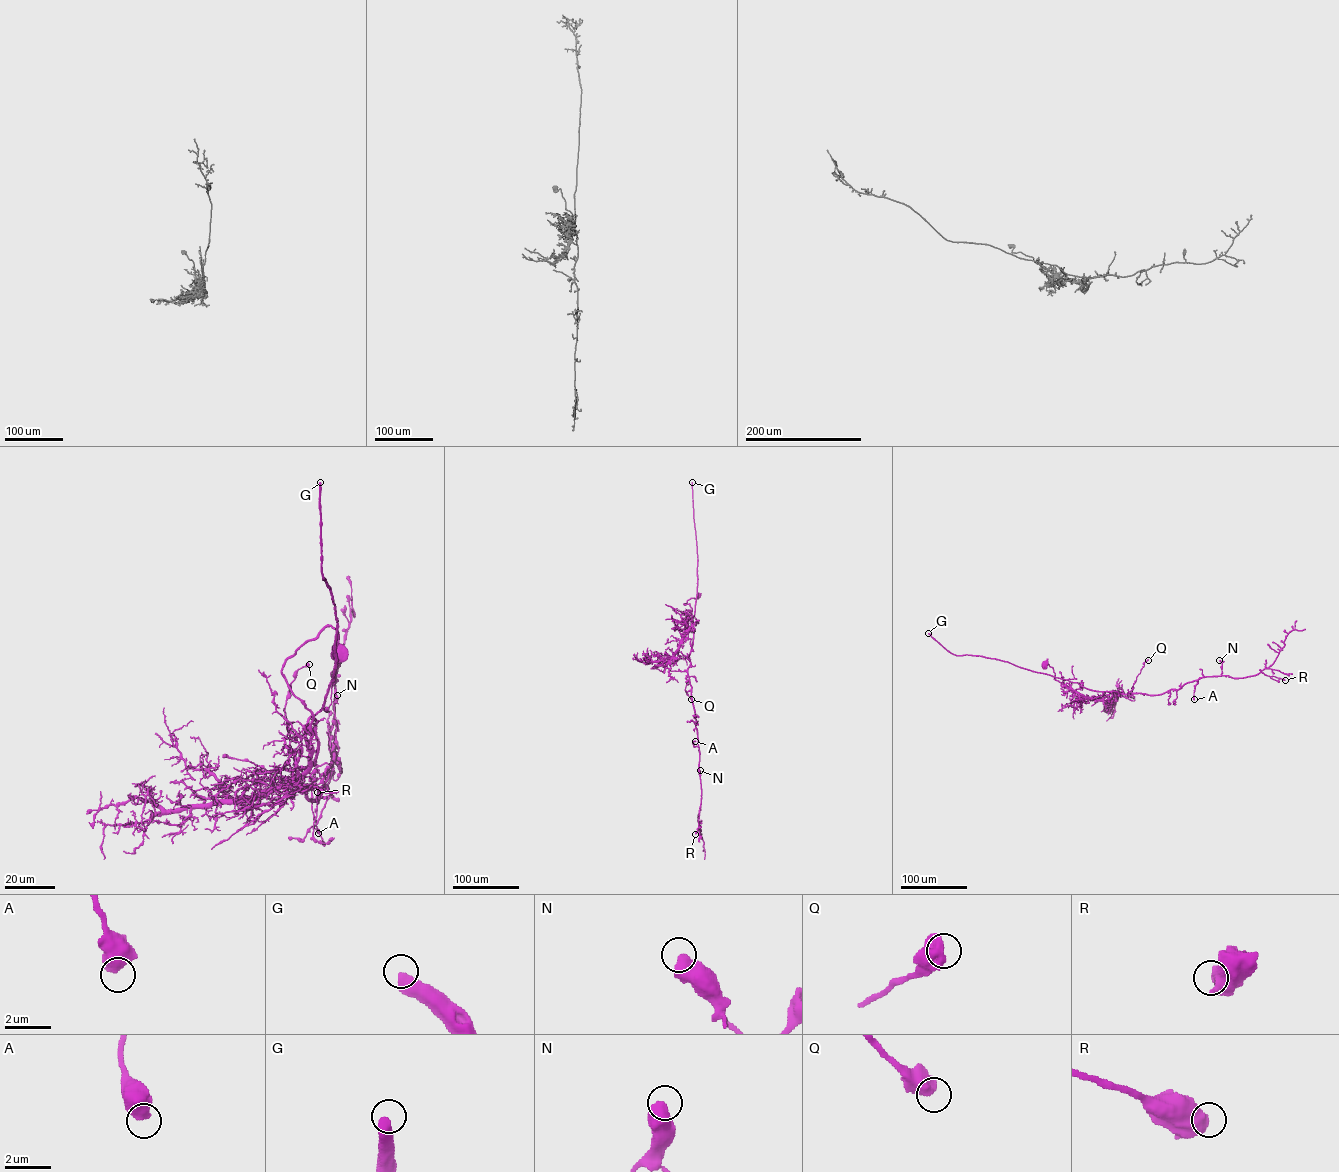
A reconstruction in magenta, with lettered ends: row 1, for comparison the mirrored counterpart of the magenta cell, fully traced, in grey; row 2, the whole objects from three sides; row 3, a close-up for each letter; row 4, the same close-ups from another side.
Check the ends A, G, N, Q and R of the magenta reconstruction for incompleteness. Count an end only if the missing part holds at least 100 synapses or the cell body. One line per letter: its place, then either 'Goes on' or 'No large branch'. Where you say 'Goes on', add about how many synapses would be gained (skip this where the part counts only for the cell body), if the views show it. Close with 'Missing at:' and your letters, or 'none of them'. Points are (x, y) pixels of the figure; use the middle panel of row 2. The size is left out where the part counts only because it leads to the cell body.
A: Place: (695, 741). No large branch
G: Place: (692, 482). Goes on. Roughly 550 synapses
N: Place: (700, 770). No large branch
Q: Place: (691, 699). No large branch
R: Place: (695, 834). No large branch
Missing at: G

